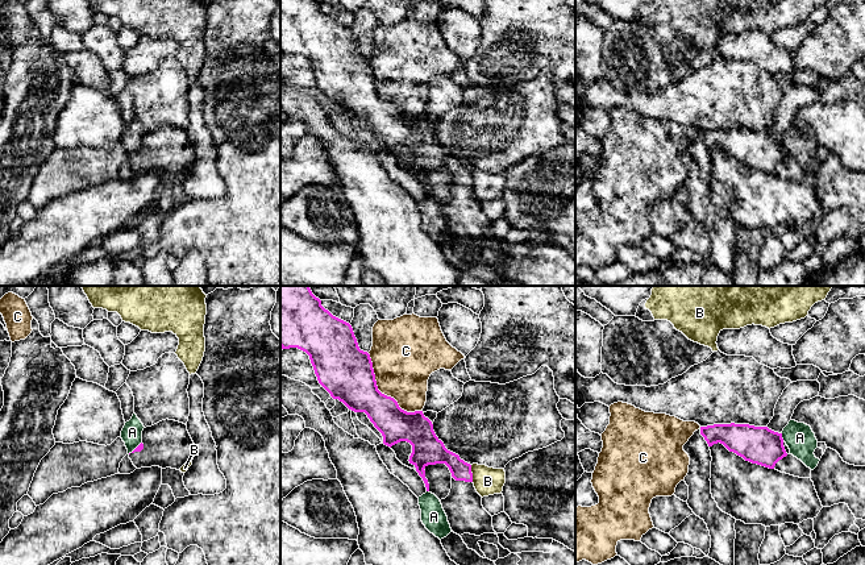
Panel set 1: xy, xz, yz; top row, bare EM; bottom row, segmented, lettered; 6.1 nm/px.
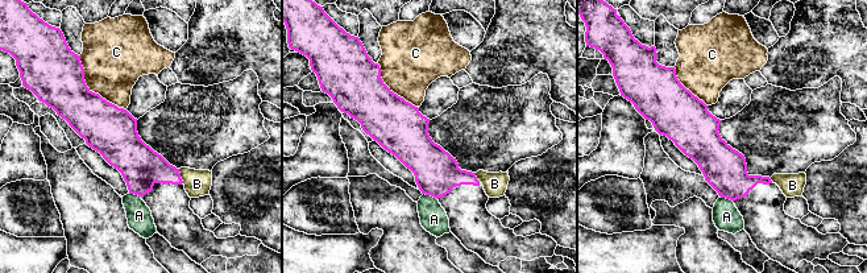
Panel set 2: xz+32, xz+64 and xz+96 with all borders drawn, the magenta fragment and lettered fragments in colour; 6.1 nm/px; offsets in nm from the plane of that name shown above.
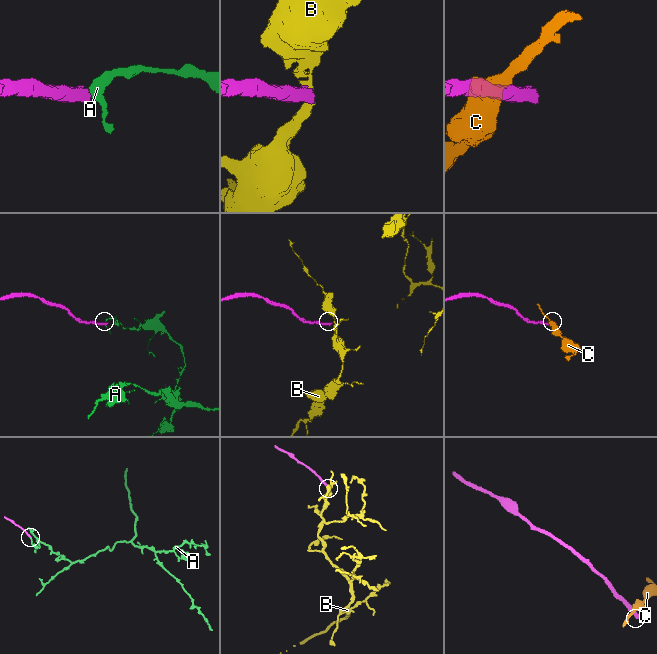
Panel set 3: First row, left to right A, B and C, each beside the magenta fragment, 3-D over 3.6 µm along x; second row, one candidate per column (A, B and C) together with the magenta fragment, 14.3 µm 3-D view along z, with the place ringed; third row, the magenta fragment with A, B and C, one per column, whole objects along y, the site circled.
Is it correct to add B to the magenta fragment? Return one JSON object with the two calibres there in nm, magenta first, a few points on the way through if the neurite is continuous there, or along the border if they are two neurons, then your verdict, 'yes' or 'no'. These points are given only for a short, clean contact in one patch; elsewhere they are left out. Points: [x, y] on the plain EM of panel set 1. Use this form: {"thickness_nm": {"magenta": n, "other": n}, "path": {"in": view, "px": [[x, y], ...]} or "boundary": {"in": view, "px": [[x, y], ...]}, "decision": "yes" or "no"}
{"thickness_nm": {"magenta": 130, "other": 180}, "boundary": {"in": "xz", "px": [[470, 170], [473, 186]]}, "decision": "no"}

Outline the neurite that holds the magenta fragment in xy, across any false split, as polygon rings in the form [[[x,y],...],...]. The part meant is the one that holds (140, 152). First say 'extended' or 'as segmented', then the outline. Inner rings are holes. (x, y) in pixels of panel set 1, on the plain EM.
extended; [[[162,125],[142,136],[142,148],[129,159],[137,174],[159,171],[179,175],[194,165],[195,149],[187,130],[175,125]]]

